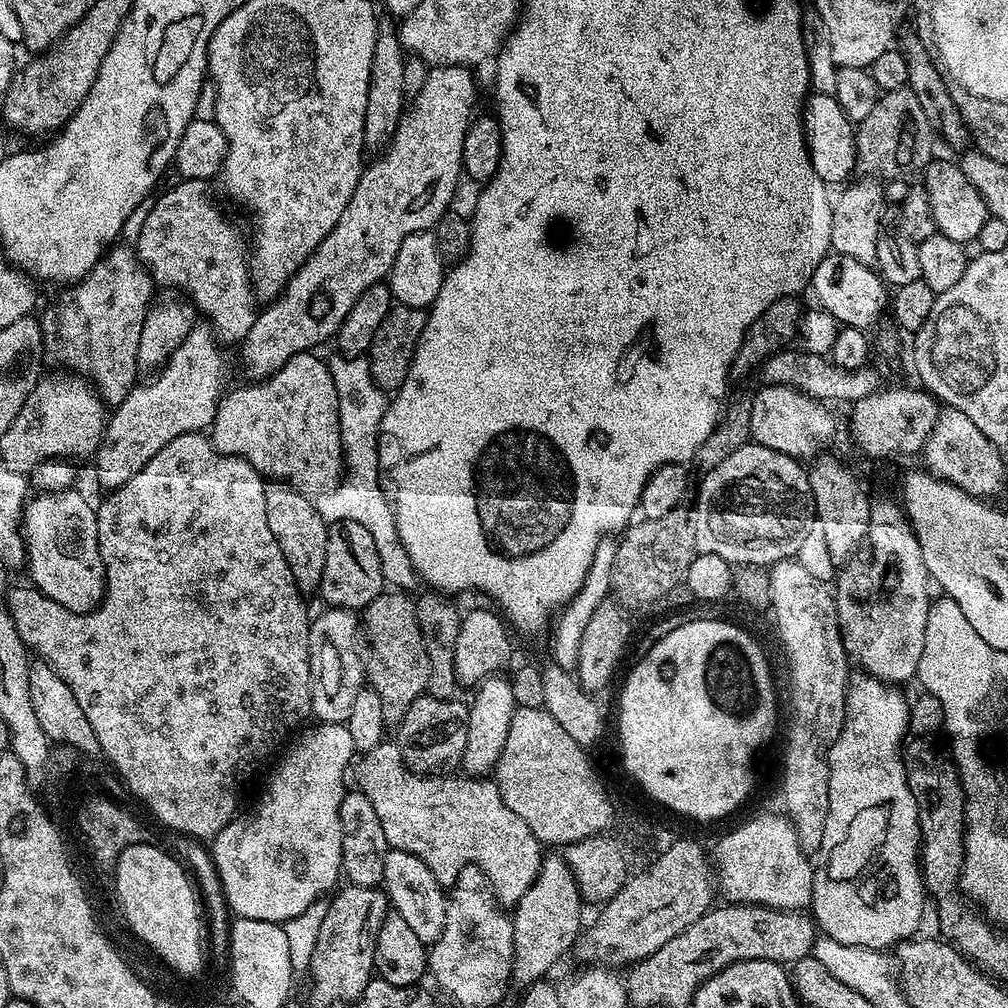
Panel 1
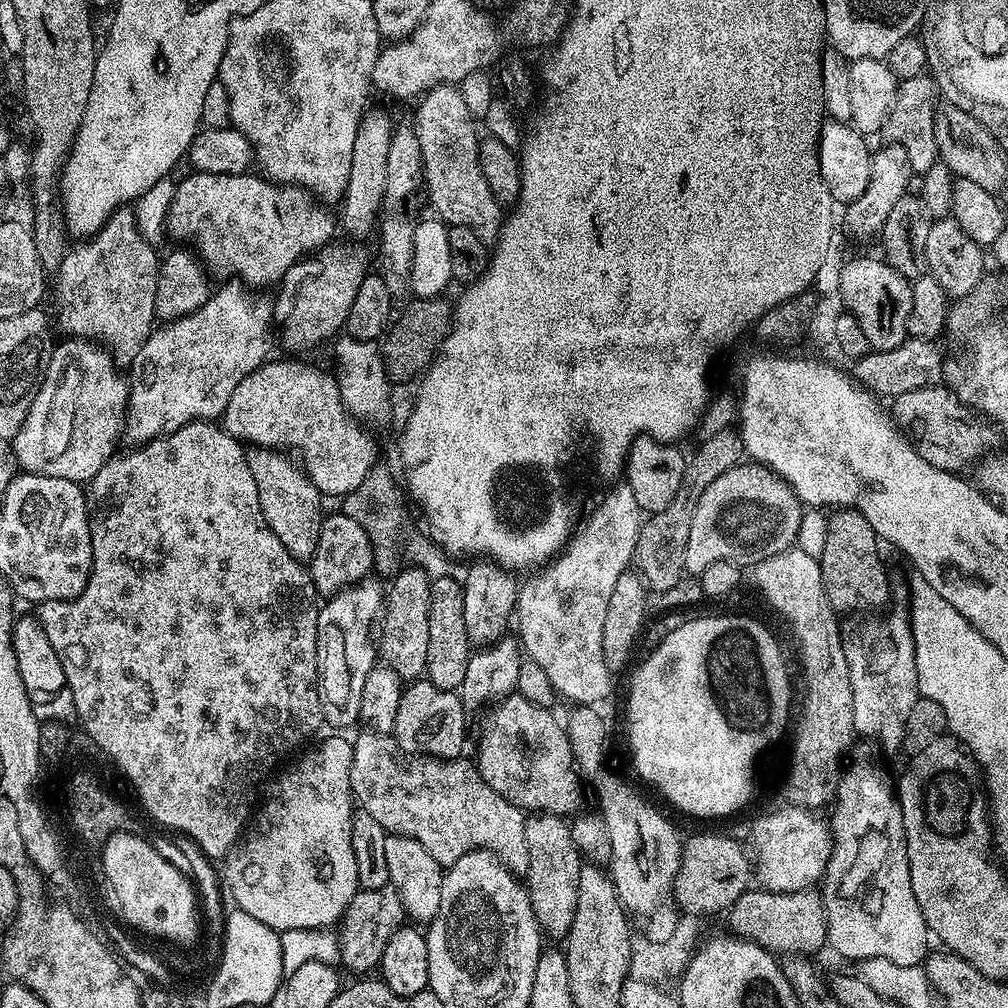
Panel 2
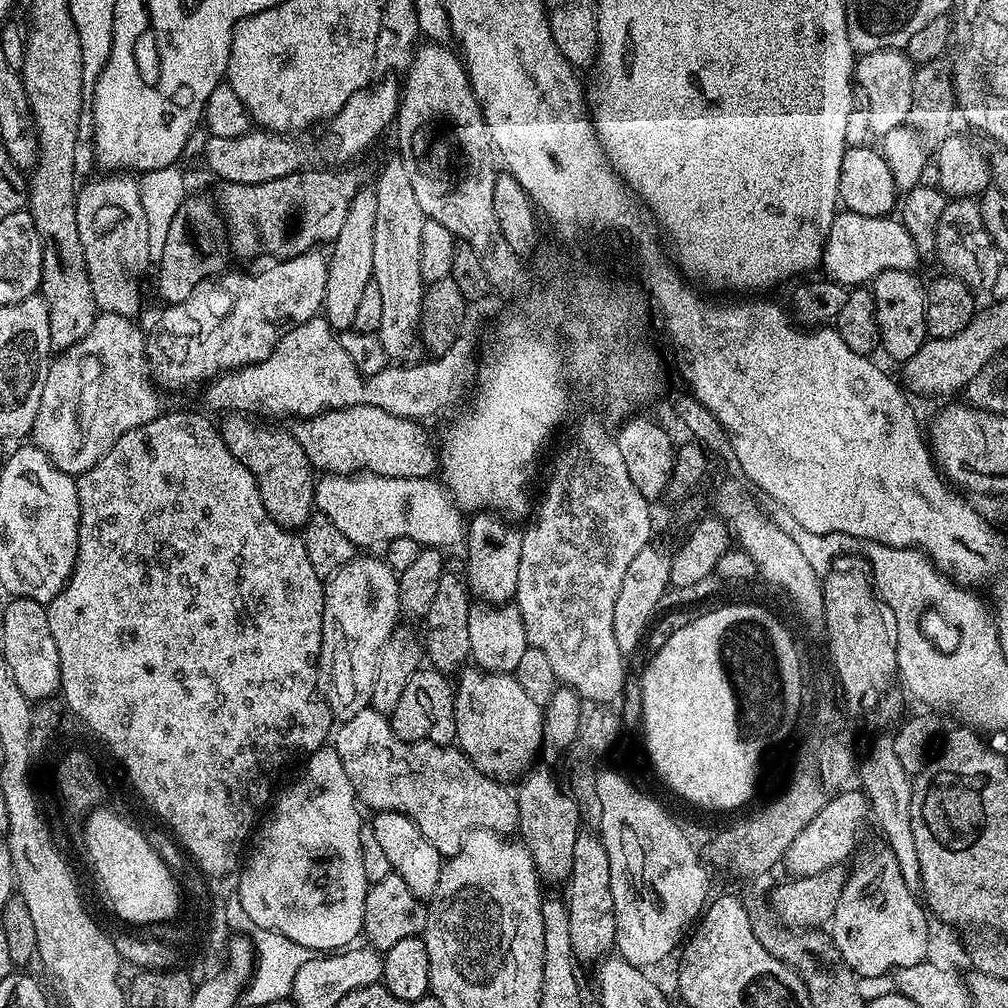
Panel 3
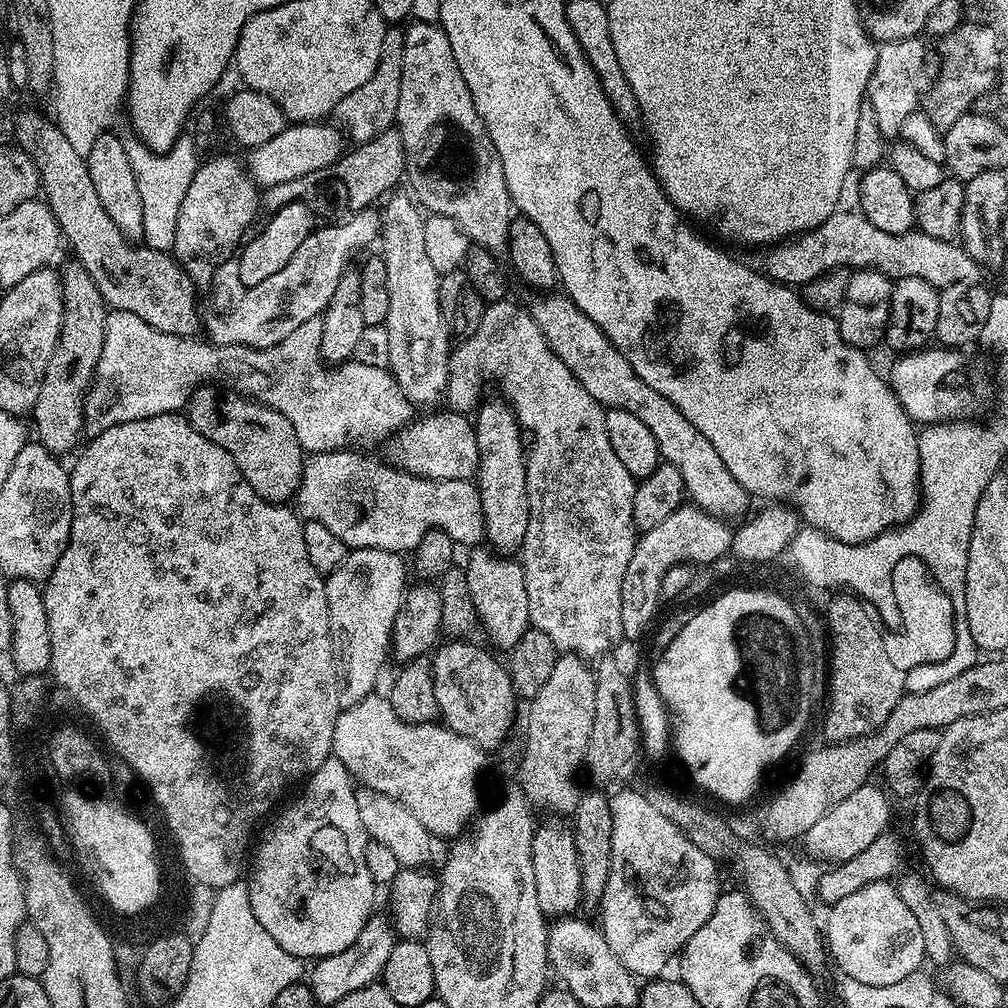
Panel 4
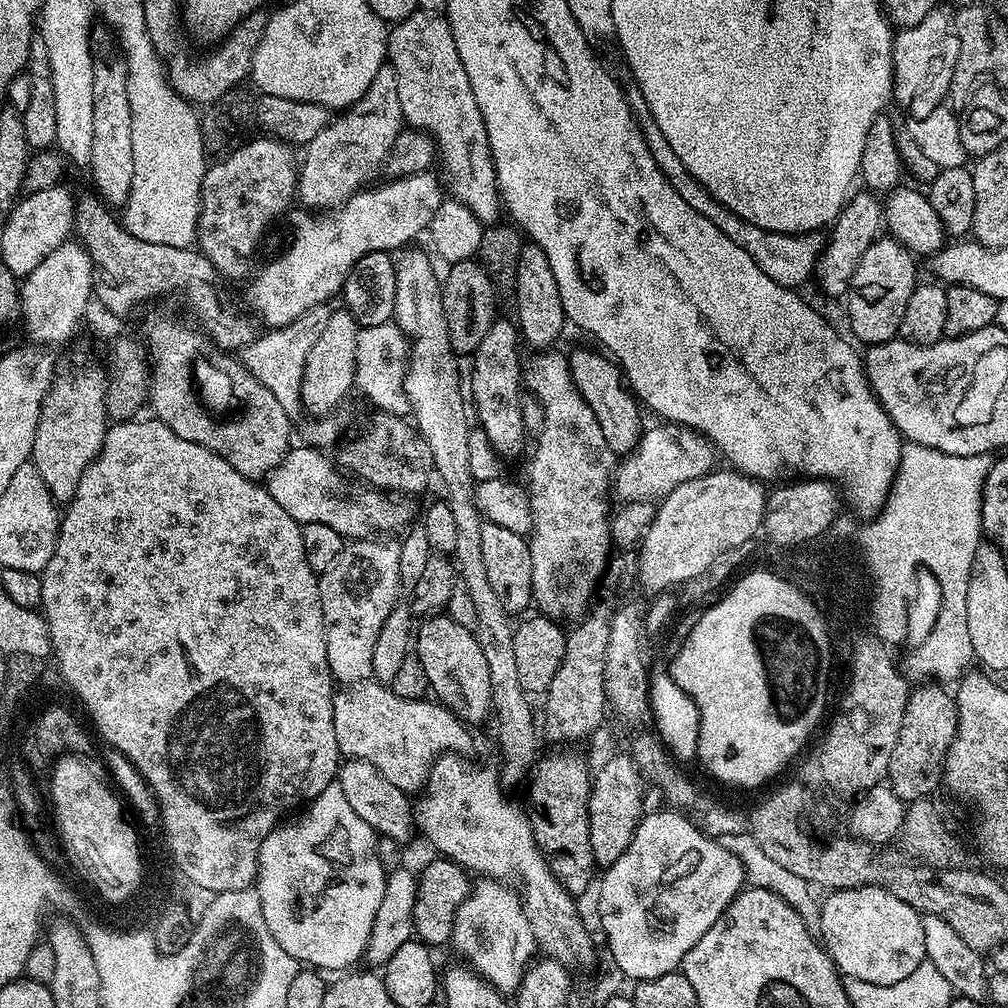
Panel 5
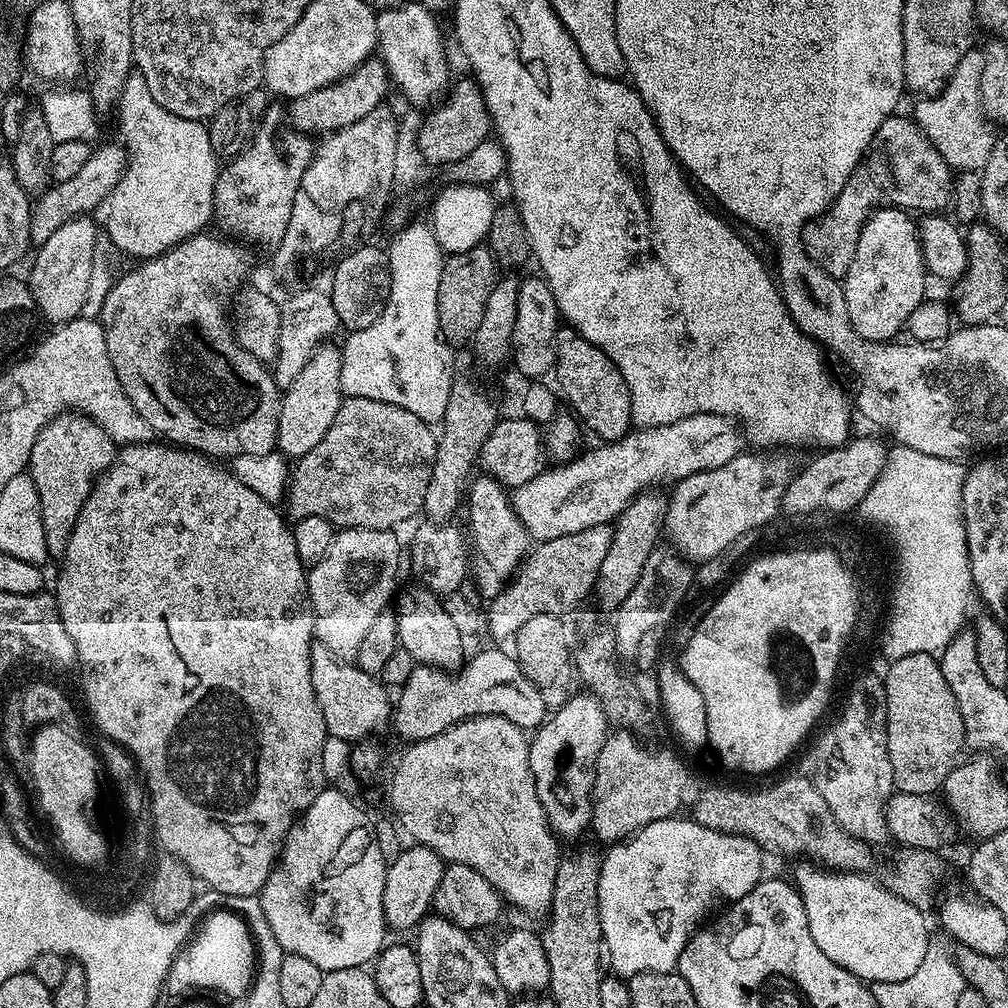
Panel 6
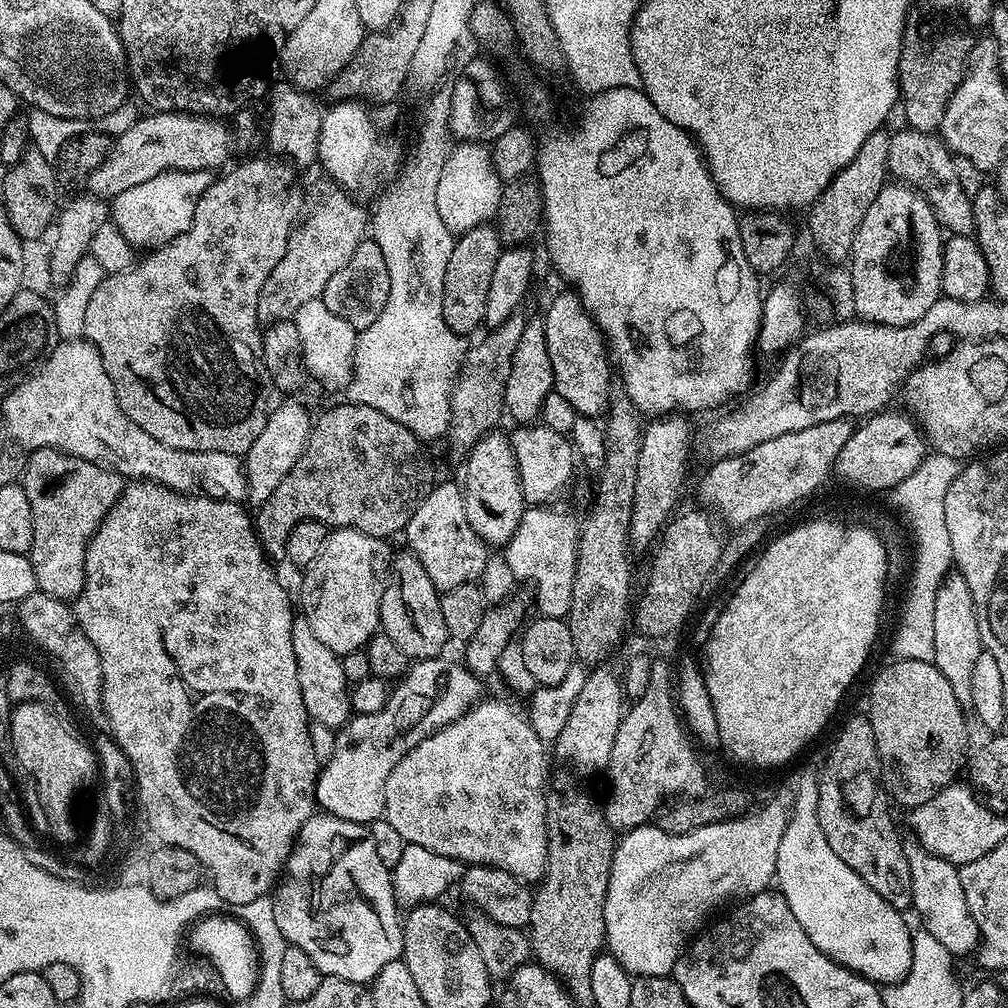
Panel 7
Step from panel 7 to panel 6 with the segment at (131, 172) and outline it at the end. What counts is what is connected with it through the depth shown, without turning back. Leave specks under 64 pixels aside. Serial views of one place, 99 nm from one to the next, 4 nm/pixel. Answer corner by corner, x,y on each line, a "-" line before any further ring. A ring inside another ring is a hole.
104,144
97,147
92,153
92,157
74,174
74,178
66,178
66,182
61,184
53,183
35,197
31,205
31,222
29,226
32,235
31,243
39,246
58,230
66,222
70,222
75,216
95,213
95,208
105,203
108,197
121,187
128,170
128,153
123,147
116,144

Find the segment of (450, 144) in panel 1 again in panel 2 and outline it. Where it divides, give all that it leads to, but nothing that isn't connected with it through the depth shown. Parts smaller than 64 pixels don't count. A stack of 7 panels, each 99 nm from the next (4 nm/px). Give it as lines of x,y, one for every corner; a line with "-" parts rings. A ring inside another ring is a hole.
325,246
311,258
305,259
292,267
291,279
304,280
296,297
292,300
292,309
288,312
288,321
284,324
284,344
289,348
289,353
304,352
307,348
316,348
323,340
331,341
347,325
350,306
354,306
354,294
358,294
358,286
362,286
366,269
364,264
352,252
337,246

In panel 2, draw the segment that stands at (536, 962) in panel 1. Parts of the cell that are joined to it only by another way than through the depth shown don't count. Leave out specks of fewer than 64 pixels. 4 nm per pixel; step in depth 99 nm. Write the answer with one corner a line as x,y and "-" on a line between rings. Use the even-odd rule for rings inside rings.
537,812
529,815
524,825
530,854
526,887
534,906
536,921
547,935
549,932
552,936
567,937
574,922
574,910
578,906
578,874
582,863
580,847
576,845
571,823
553,812

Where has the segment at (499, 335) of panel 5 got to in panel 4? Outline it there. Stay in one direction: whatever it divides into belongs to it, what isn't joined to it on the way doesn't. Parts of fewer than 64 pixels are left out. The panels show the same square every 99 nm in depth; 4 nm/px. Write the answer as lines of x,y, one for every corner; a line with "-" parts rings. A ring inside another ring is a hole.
485,399
474,412
480,455
478,487
484,515
484,540
499,553
512,554
522,548
528,522
526,440
520,437
522,425
511,403
507,399
499,399

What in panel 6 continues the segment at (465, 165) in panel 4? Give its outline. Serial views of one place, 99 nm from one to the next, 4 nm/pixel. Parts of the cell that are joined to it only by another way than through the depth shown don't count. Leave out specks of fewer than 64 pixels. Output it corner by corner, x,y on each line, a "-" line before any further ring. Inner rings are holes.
406,2
400,8
385,8
376,12
376,42
378,56
388,69
393,85
400,87
400,92
412,104
428,104
431,100
439,101
449,91
448,56
444,53
444,40
440,37
440,24
437,17
428,8
418,2

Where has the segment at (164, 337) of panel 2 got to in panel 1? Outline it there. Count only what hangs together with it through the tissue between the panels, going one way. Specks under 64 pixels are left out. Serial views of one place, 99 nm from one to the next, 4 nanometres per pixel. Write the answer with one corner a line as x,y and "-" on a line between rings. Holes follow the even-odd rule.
197,326
186,334
182,346
170,354
153,380
137,383
121,404
111,409
104,436
96,448
96,480
104,490
121,488
166,442
174,442
184,432
207,429
216,418
216,408
226,391
224,356
211,327

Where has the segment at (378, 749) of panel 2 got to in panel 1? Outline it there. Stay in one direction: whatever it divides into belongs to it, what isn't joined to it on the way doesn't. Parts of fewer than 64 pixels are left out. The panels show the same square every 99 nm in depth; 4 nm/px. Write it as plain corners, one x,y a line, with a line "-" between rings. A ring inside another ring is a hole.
395,742
379,744
363,753
355,761
354,776
355,772
355,787
370,798
388,847
422,858
444,889
451,889
461,872
475,866
484,873
501,905
516,906
536,881
542,845
530,826
502,802
495,779
467,774
421,776
409,770

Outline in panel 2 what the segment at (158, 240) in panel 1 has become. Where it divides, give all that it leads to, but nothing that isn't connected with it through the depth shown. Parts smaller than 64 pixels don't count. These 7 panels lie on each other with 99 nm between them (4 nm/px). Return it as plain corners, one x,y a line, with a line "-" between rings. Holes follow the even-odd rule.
193,171
192,176
188,176
184,181
179,181
174,190
174,202
170,202
170,210
168,211
167,231
176,242
188,242
184,240
192,240
191,247
194,249
197,257
206,265
207,271
213,277
224,276
220,278
238,278
239,283
247,284
253,290
268,290
271,284
279,282
283,276
287,277
291,273
295,264
301,263
305,259
306,254
315,254
321,248
333,243
332,235
335,234
336,228
338,232
338,216
331,212
327,203
321,202
317,197
313,196
307,188
298,184
277,184
263,175
249,174
248,172
239,172
238,174
206,174
205,172

